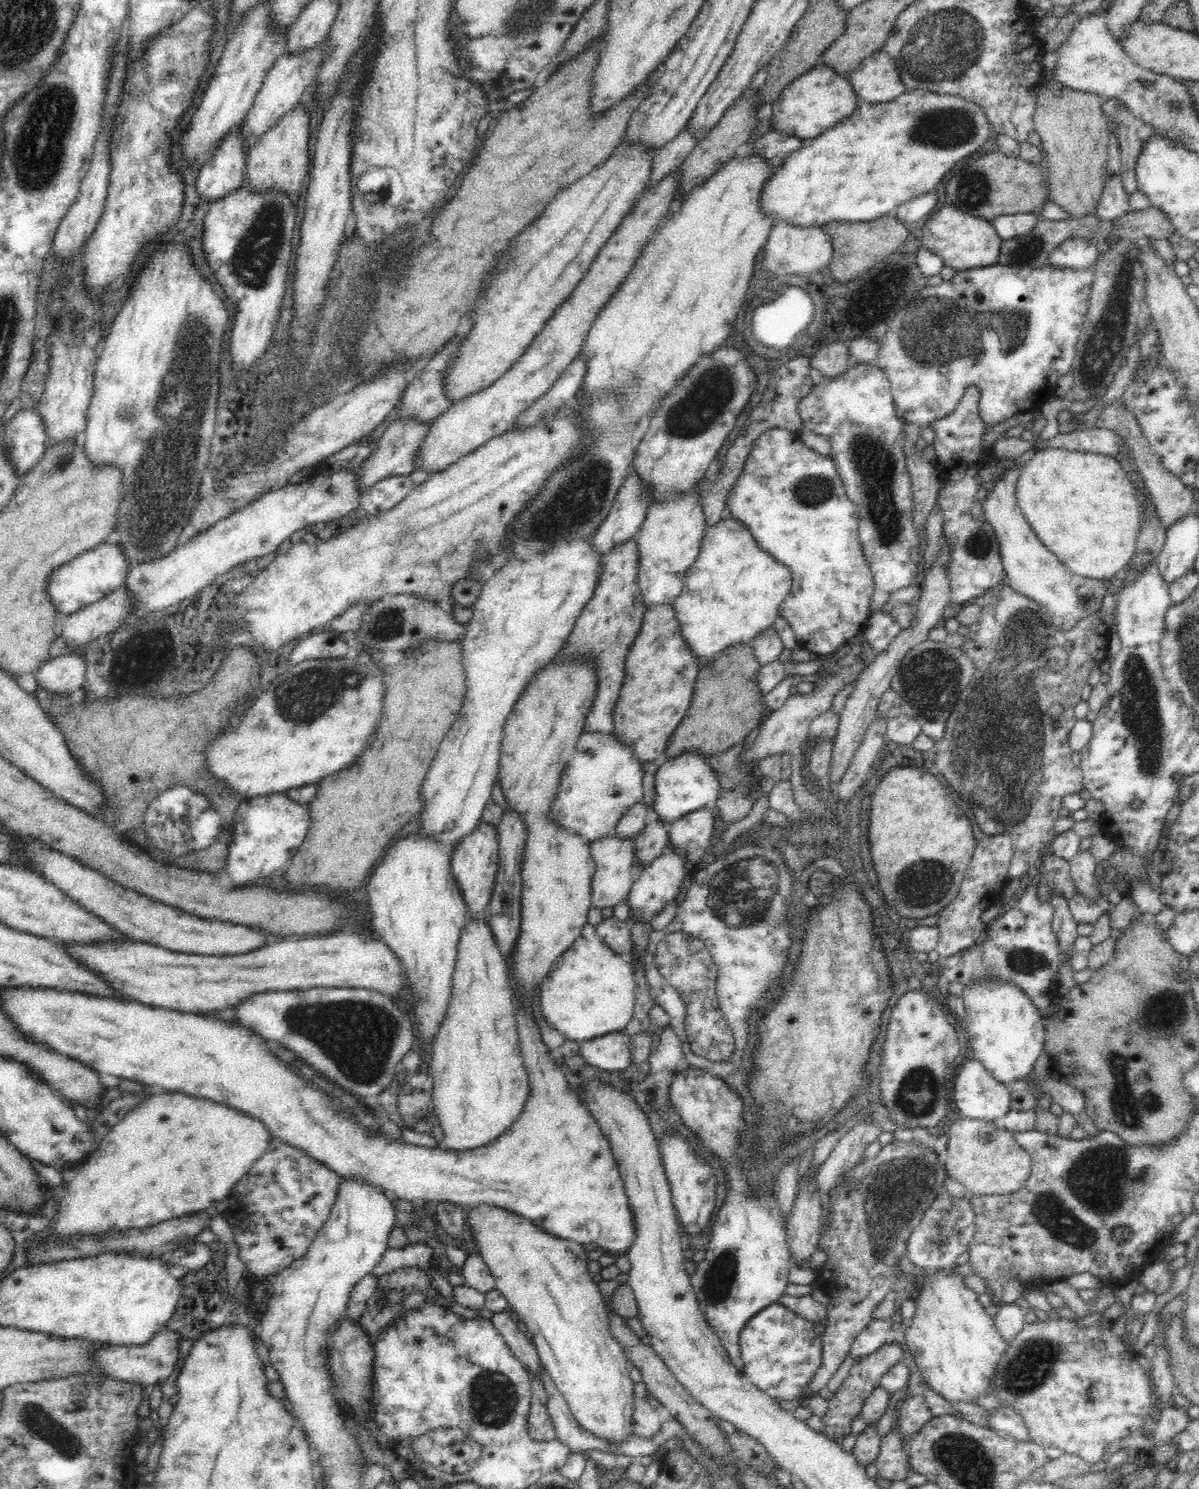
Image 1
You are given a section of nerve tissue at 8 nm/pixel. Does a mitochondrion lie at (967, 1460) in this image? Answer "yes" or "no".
yes

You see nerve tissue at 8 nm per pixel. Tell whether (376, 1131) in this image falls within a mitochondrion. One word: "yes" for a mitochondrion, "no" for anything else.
no

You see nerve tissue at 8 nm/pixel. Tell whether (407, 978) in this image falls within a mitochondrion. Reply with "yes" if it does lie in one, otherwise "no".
no

